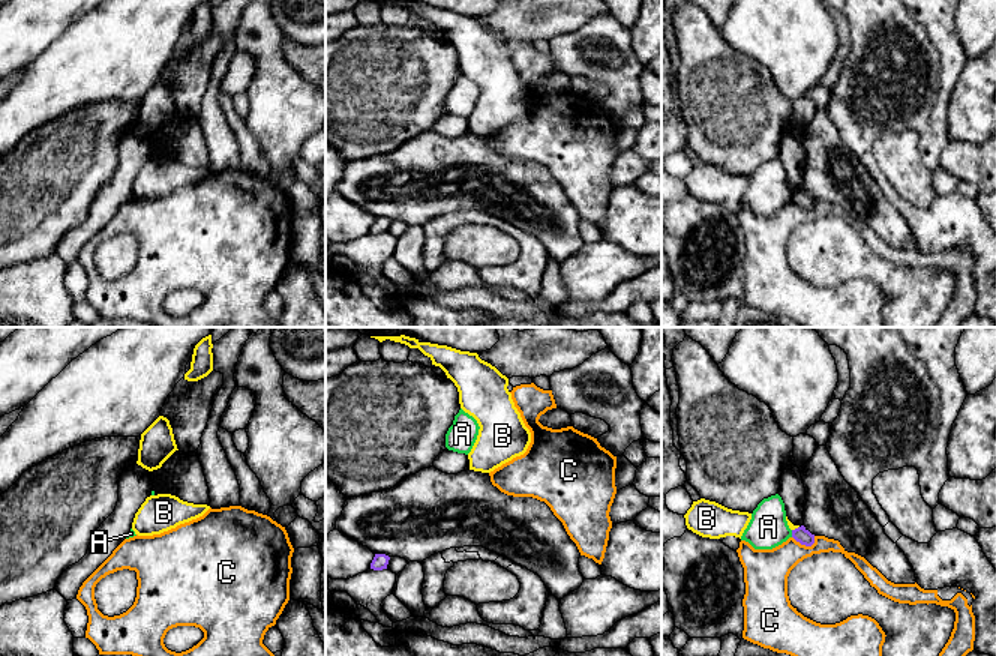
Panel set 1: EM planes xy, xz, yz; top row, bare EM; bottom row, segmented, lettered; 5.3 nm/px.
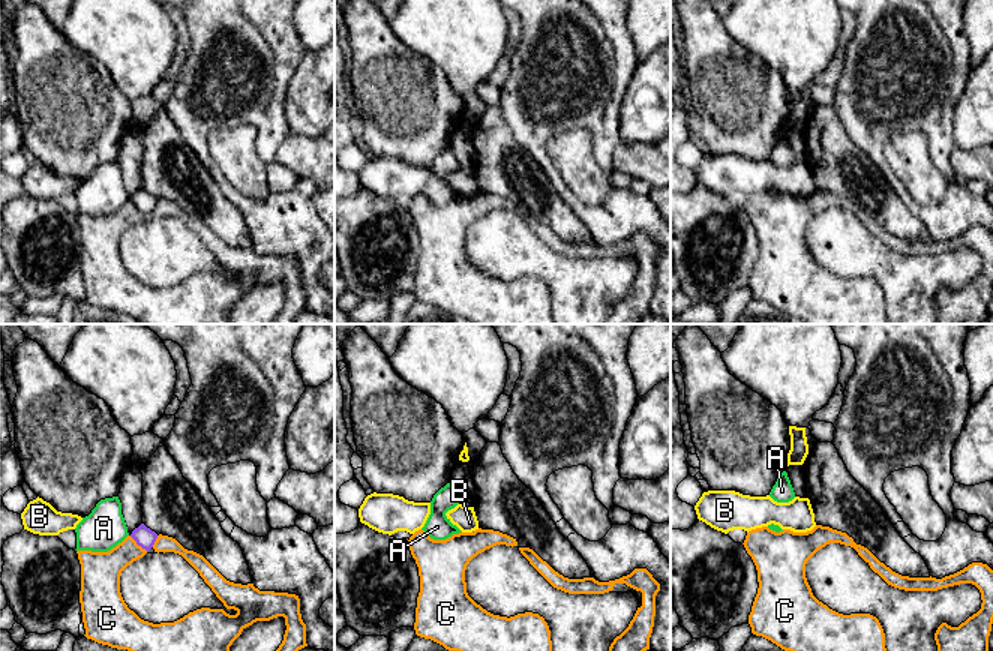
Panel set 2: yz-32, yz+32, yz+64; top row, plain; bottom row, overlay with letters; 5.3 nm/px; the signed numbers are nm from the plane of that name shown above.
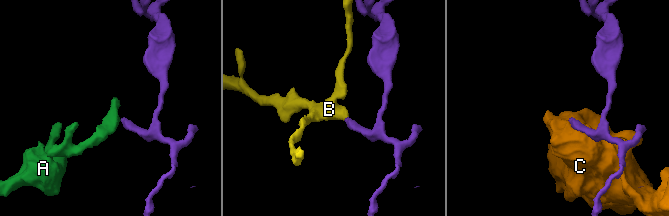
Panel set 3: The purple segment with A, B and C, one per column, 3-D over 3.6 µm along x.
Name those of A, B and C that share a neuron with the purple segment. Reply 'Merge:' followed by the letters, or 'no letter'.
Merge: no letter

